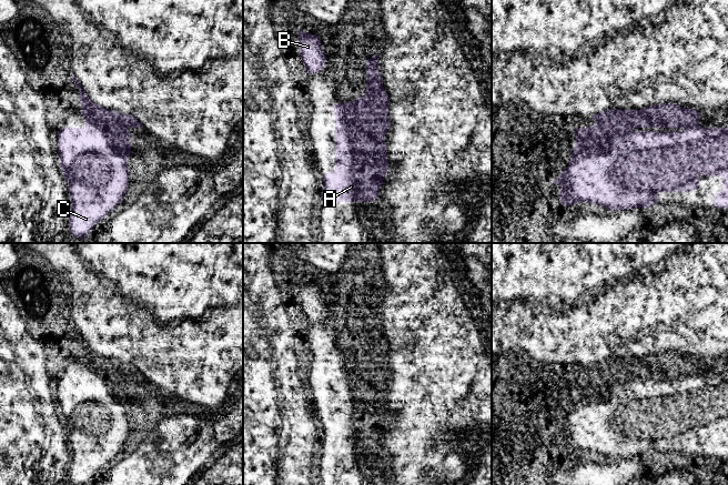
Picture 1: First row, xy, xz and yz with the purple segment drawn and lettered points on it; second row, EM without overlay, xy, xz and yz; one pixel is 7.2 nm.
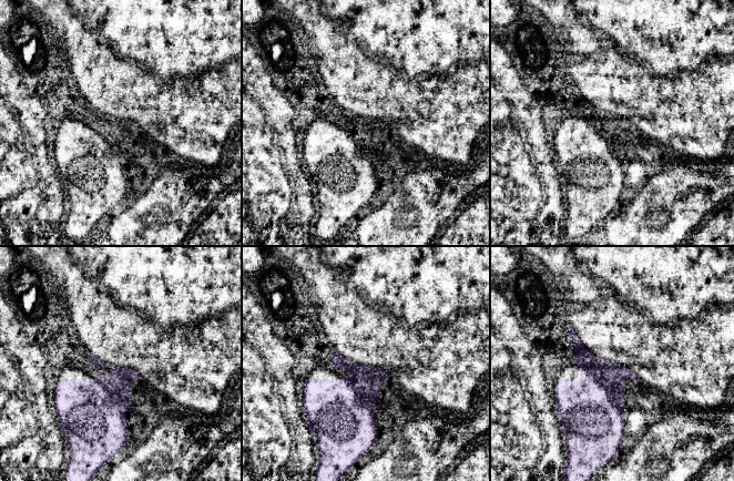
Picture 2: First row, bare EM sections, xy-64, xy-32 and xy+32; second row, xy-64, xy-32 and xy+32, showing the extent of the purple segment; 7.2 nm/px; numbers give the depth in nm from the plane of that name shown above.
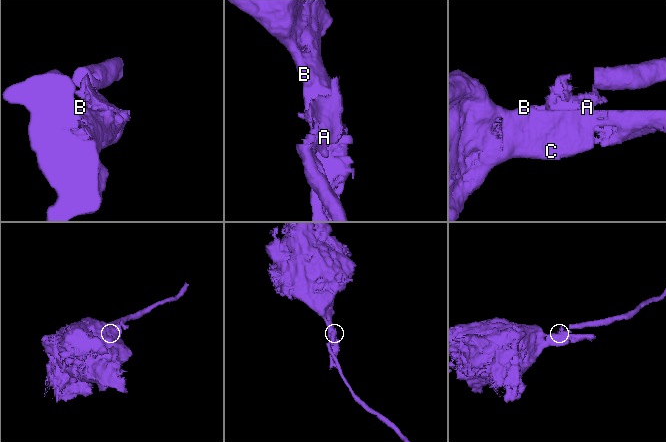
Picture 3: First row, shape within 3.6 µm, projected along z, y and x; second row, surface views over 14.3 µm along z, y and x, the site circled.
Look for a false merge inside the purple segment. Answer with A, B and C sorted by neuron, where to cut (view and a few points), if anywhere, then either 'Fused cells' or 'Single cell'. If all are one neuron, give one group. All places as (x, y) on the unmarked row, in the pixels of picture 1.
Groups: A / B C. Split along xy (84, 364), (92, 365), (104, 374). Fused cells

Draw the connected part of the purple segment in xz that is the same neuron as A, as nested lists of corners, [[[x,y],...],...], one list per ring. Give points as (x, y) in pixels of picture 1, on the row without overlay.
[[[380,302],[366,309],[363,360],[334,353],[335,420],[323,424],[323,451],[373,451],[388,416],[384,385],[390,376],[390,347],[378,317]]]

